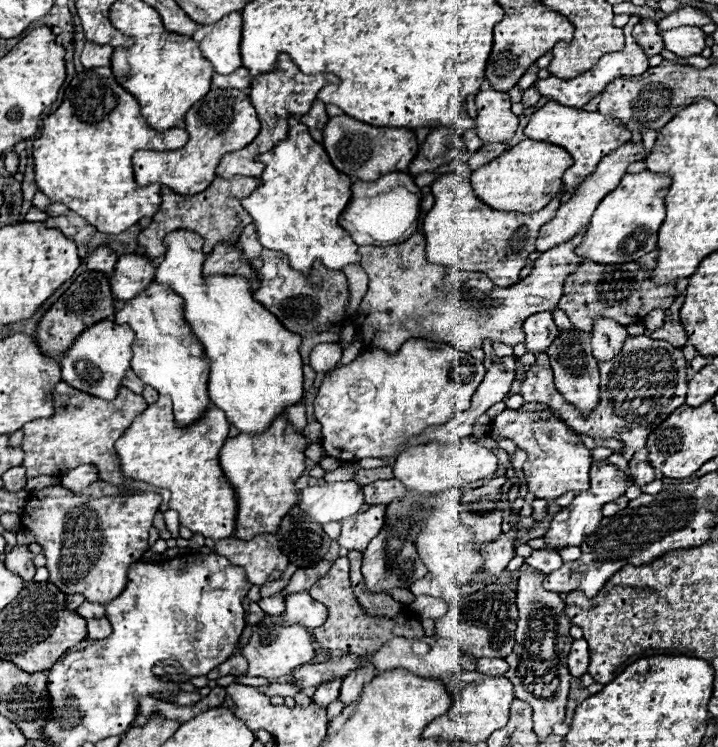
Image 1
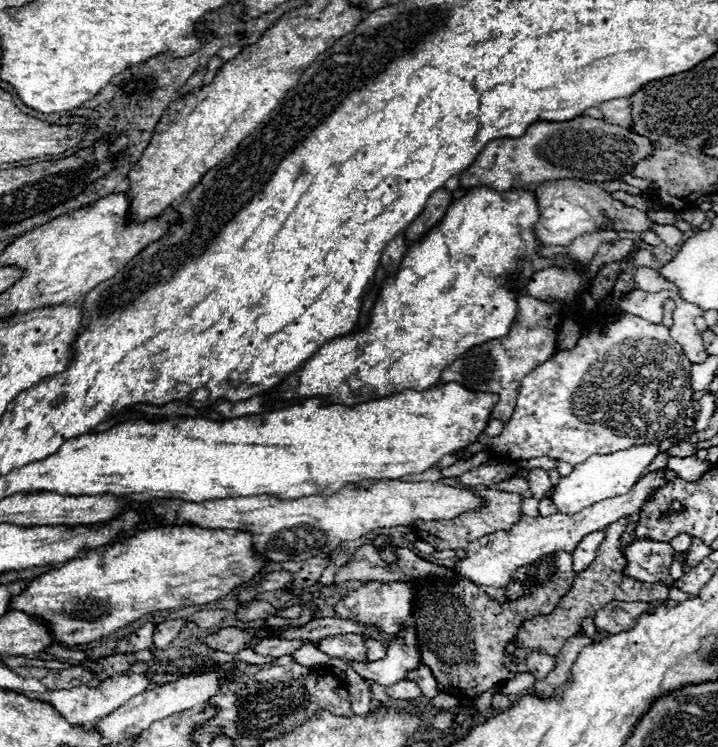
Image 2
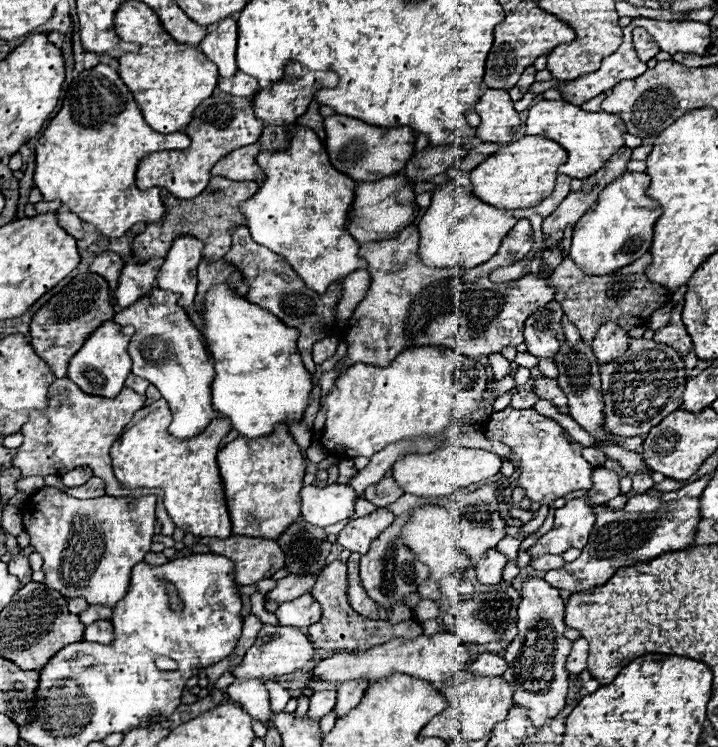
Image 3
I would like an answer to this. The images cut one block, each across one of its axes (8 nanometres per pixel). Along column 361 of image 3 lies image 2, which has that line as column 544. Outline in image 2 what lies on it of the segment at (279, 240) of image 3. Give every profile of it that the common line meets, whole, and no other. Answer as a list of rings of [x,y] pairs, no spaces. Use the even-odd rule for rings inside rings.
[[[478,186],[472,188],[472,192],[468,192],[466,196],[458,198],[456,204],[452,202],[450,208],[446,210],[446,216],[440,220],[438,226],[434,226],[420,242],[416,242],[416,246],[408,246],[406,250],[406,258],[402,258],[400,268],[396,270],[396,274],[392,274],[390,278],[386,278],[382,292],[370,312],[370,324],[360,330],[358,334],[346,334],[344,338],[334,338],[332,342],[328,342],[328,346],[324,346],[320,352],[316,352],[316,358],[310,358],[302,370],[298,370],[296,374],[288,376],[284,384],[280,384],[278,390],[270,392],[272,398],[282,398],[282,400],[304,400],[304,398],[312,398],[312,396],[326,396],[326,400],[330,402],[338,402],[338,404],[360,404],[362,400],[366,400],[366,396],[378,394],[378,396],[390,396],[390,394],[398,394],[404,388],[412,388],[412,390],[426,390],[434,384],[440,382],[440,374],[446,366],[450,366],[460,354],[464,354],[466,350],[470,350],[472,346],[480,346],[484,342],[490,342],[494,338],[502,338],[504,334],[508,334],[514,318],[516,318],[516,294],[520,290],[526,288],[530,276],[534,272],[540,272],[544,268],[552,266],[552,258],[542,258],[538,254],[542,242],[536,238],[534,234],[534,224],[540,218],[538,214],[538,202],[536,202],[536,194],[532,190],[524,190],[524,188],[514,188],[514,190],[506,190],[506,192],[496,192],[488,186]]]

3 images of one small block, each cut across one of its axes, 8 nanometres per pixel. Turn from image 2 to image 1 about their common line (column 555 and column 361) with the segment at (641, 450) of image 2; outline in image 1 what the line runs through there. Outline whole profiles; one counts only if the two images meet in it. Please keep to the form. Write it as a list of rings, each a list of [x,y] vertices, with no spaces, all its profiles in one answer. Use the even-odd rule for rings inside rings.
[[[354,480],[324,486],[306,486],[300,492],[302,512],[320,526],[354,516],[362,504],[364,504],[362,486],[356,484]]]

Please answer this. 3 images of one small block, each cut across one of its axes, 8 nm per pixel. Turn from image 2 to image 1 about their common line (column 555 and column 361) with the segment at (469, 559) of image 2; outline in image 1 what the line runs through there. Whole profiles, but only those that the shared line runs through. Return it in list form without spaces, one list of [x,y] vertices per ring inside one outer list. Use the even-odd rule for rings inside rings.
[[[374,504],[364,514],[346,518],[346,522],[342,522],[342,534],[338,538],[338,544],[348,550],[364,552],[370,540],[378,534],[378,530],[382,530],[384,514],[386,514],[386,506]]]

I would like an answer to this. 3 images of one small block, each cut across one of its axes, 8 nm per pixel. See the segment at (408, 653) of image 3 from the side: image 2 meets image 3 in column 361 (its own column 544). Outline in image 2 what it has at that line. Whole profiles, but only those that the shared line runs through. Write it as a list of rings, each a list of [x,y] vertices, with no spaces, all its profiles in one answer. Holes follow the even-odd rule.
[[[532,652],[528,658],[526,658],[526,664],[528,664],[528,672],[536,678],[536,680],[542,680],[548,676],[548,672],[554,670],[556,666],[556,660],[548,654],[540,654],[540,652]]]

